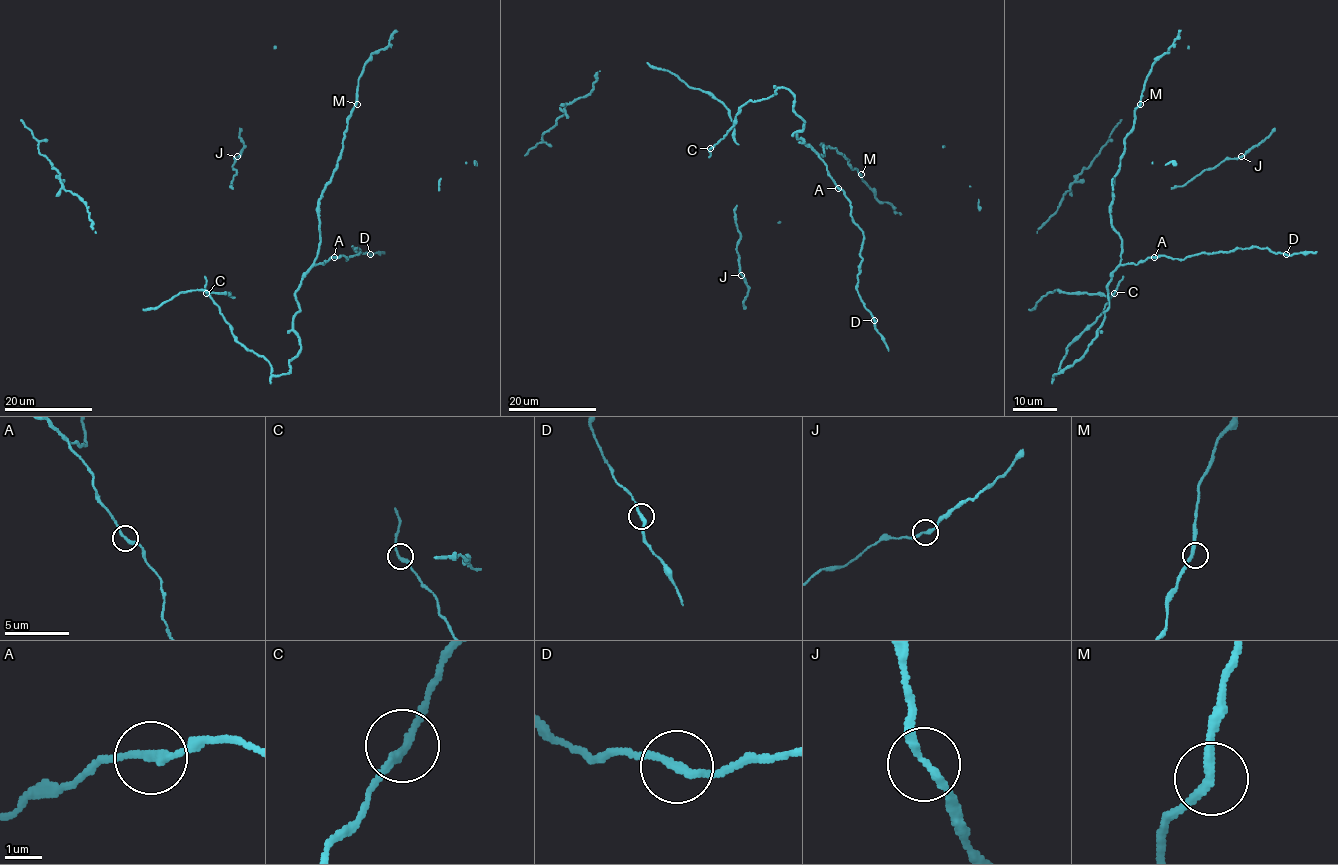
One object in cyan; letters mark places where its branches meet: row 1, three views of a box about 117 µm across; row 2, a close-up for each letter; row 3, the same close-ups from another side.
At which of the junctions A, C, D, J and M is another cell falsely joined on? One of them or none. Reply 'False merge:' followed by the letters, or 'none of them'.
False merge: D

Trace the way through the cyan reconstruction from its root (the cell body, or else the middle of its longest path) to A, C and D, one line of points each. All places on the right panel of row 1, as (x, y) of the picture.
A: (1060, 363), (1054, 376), (1072, 366), (1096, 336), (1108, 306), (1111, 274), (1121, 265), (1137, 264), (1154, 257)
C: (1060, 363), (1066, 348), (1096, 319), (1114, 293)
D: (1060, 363), (1054, 376), (1096, 336), (1111, 274), (1121, 265), (1254, 246), (1285, 254)

